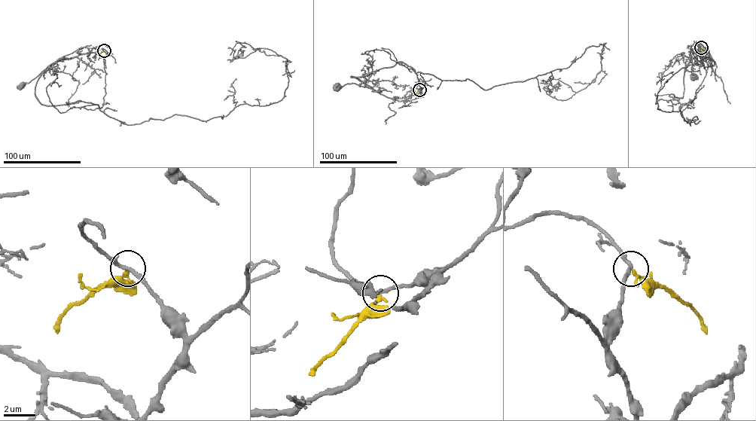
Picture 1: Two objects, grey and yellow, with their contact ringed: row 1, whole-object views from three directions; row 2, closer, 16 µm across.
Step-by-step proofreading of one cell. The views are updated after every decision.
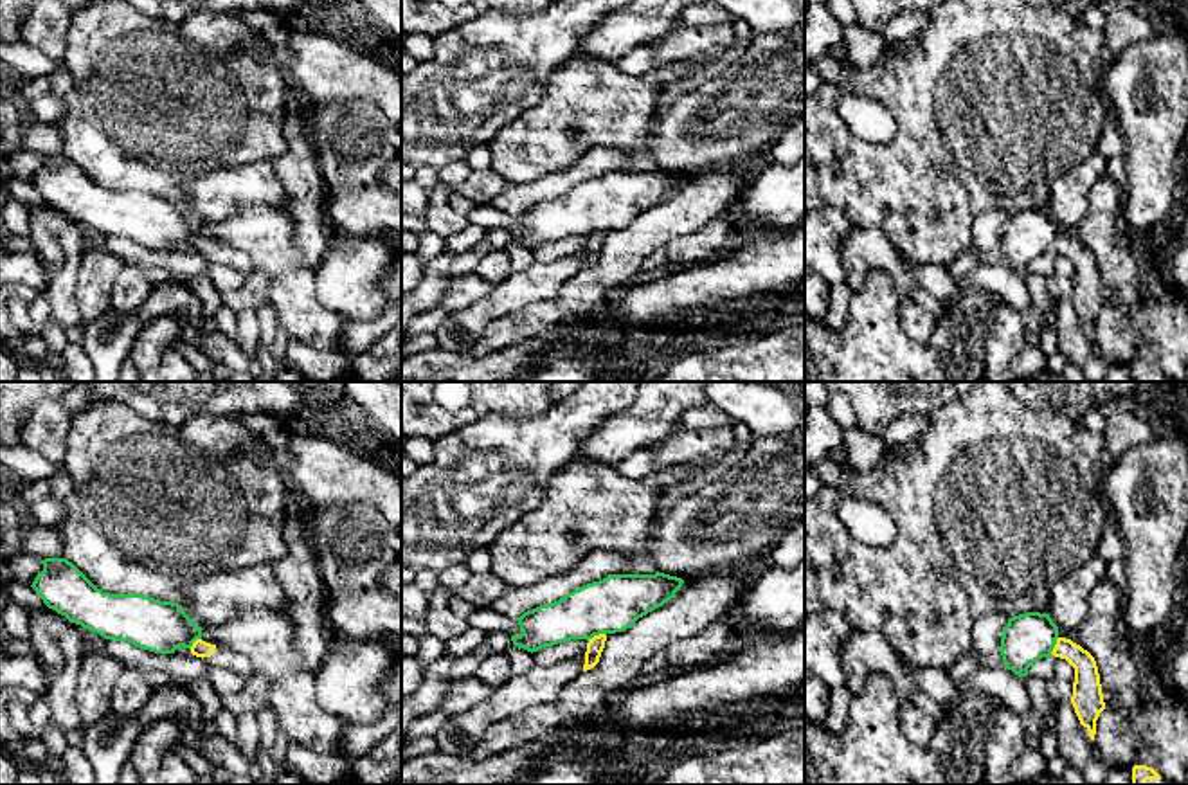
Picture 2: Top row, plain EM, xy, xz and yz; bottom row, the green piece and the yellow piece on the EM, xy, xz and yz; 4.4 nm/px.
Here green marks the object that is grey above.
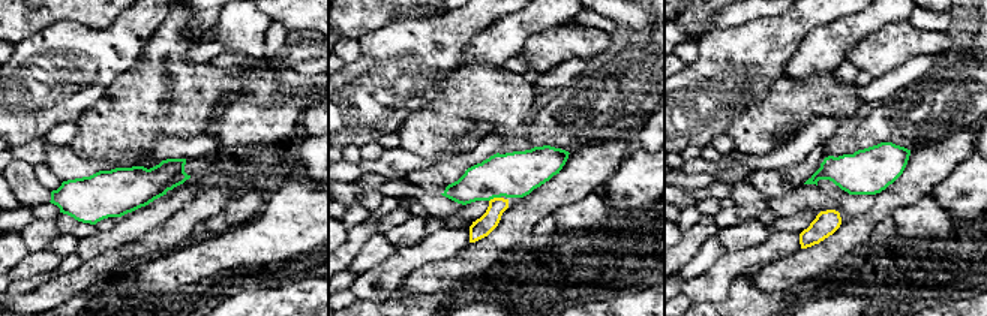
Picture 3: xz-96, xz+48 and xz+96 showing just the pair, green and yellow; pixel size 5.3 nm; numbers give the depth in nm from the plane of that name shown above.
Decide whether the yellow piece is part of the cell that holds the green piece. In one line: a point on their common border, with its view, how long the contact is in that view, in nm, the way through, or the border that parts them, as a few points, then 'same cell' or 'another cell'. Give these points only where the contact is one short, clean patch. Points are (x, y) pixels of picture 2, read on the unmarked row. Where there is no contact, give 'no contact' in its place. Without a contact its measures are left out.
contact xz (596, 231); length 90 nm; border xz (605, 231), (594, 231), (587, 236); another cell

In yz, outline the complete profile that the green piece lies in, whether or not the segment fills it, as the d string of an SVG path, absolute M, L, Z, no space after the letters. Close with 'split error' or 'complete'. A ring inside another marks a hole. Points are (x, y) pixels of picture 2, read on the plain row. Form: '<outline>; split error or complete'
M1026 209L1008 216L999 248L1008 266L1026 274L1035 257L1051 254L1057 236L1058 223L1049 211Z; complete

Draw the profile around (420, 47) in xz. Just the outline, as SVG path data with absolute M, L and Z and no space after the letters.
M407 34L403 52L407 52L418 63L430 61L436 56L434 38L428 34Z

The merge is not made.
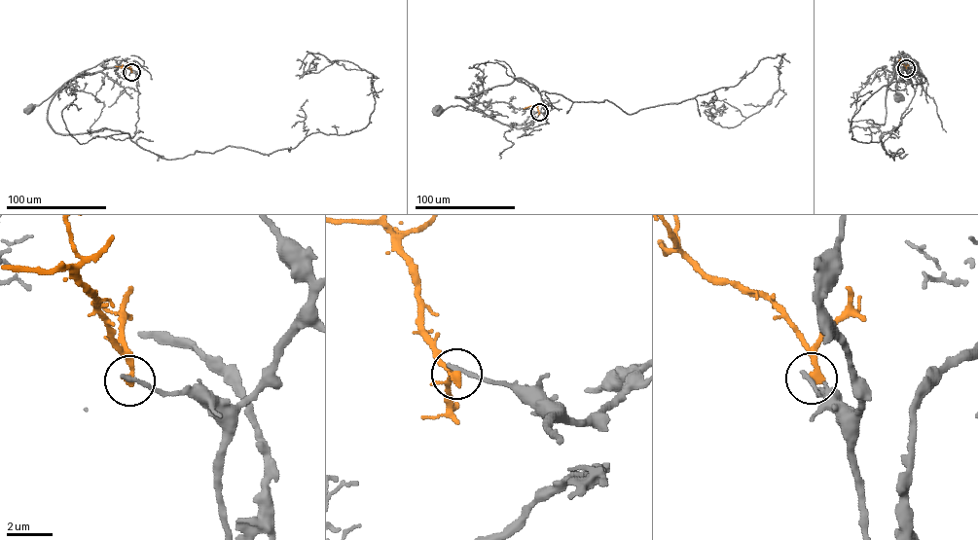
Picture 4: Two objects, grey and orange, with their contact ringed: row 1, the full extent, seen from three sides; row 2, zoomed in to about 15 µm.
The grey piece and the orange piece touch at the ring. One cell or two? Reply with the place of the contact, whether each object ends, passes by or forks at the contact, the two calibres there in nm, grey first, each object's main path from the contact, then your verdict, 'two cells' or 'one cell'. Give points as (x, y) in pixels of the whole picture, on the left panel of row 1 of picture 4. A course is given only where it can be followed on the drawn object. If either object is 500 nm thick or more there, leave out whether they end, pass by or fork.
(131, 72) | grey ends | orange ends | 240/400 nm | grey via (131, 72), (135, 74), (138, 92), (121, 87), (100, 72), (85, 73), (70, 79), (39, 104), (29, 107) | orange via (131, 72), (128, 67), (115, 66) | two cells

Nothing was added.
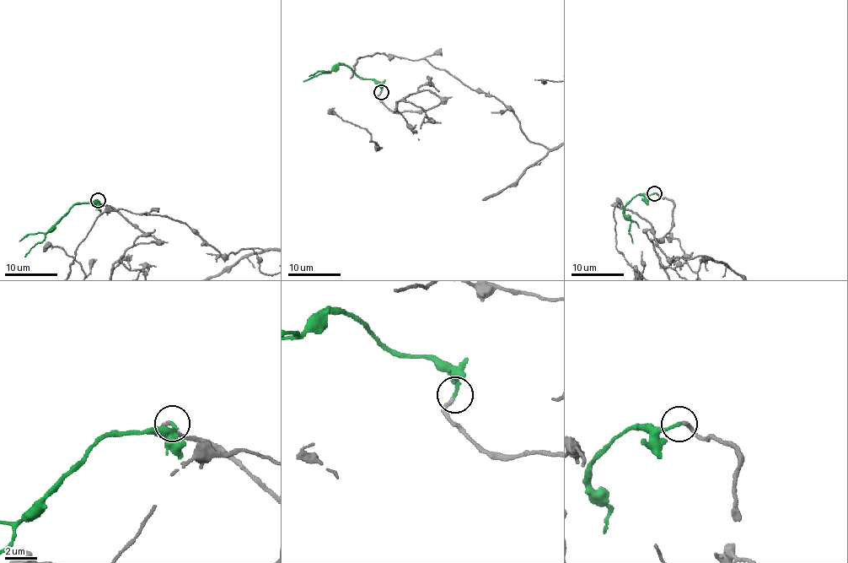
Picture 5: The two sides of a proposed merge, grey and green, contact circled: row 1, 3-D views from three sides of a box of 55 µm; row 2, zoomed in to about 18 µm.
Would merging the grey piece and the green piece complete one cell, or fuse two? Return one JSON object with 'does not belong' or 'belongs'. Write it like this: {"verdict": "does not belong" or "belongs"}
{"verdict": "belongs"}

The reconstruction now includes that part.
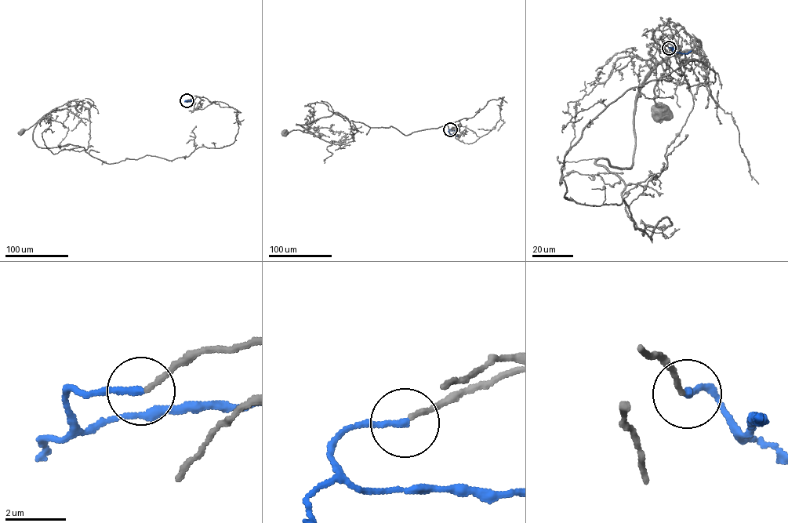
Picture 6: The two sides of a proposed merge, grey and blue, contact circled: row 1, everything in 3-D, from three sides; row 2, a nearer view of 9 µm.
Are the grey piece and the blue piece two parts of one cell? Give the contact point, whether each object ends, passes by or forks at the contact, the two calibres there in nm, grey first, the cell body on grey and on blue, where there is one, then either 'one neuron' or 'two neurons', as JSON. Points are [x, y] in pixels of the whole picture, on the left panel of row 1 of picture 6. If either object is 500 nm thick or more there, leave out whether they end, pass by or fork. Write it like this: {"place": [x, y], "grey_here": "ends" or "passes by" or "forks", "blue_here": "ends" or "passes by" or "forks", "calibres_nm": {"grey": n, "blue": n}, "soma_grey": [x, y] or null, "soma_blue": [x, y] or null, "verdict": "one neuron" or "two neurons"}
{"place": [187, 100], "grey_here": "ends", "blue_here": "ends", "calibres_nm": {"grey": 160, "blue": 240}, "soma_grey": [22, 131], "soma_blue": null, "verdict": "one neuron"}

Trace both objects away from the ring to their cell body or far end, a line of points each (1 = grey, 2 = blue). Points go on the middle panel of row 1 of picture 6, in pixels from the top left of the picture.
1: (450, 129), (475, 141), (500, 119), (502, 99), (407, 135), (350, 121), (354, 140), (344, 144), (285, 132)
2: (450, 129), (448, 131), (450, 133), (457, 136)

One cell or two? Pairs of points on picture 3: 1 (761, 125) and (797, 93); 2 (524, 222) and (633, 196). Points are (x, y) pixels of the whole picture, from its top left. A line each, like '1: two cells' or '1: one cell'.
1: one cell
2: two cells

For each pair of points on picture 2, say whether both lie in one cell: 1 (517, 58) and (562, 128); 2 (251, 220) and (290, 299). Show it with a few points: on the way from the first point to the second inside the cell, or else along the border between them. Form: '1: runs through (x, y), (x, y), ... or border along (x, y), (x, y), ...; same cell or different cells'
1: border along (567, 63), (548, 80), (542, 98), (508, 123); different cells
2: runs through (269, 240), (272, 252), (290, 279); same cell

